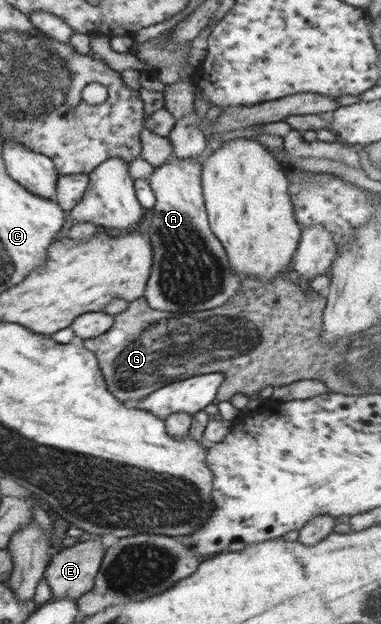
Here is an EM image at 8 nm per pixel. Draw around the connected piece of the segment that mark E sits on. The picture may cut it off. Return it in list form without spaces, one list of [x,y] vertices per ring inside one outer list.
[[[96,536],[56,553],[49,560],[43,576],[51,588],[52,599],[76,601],[85,592],[91,591],[102,556],[104,547],[100,537]]]

